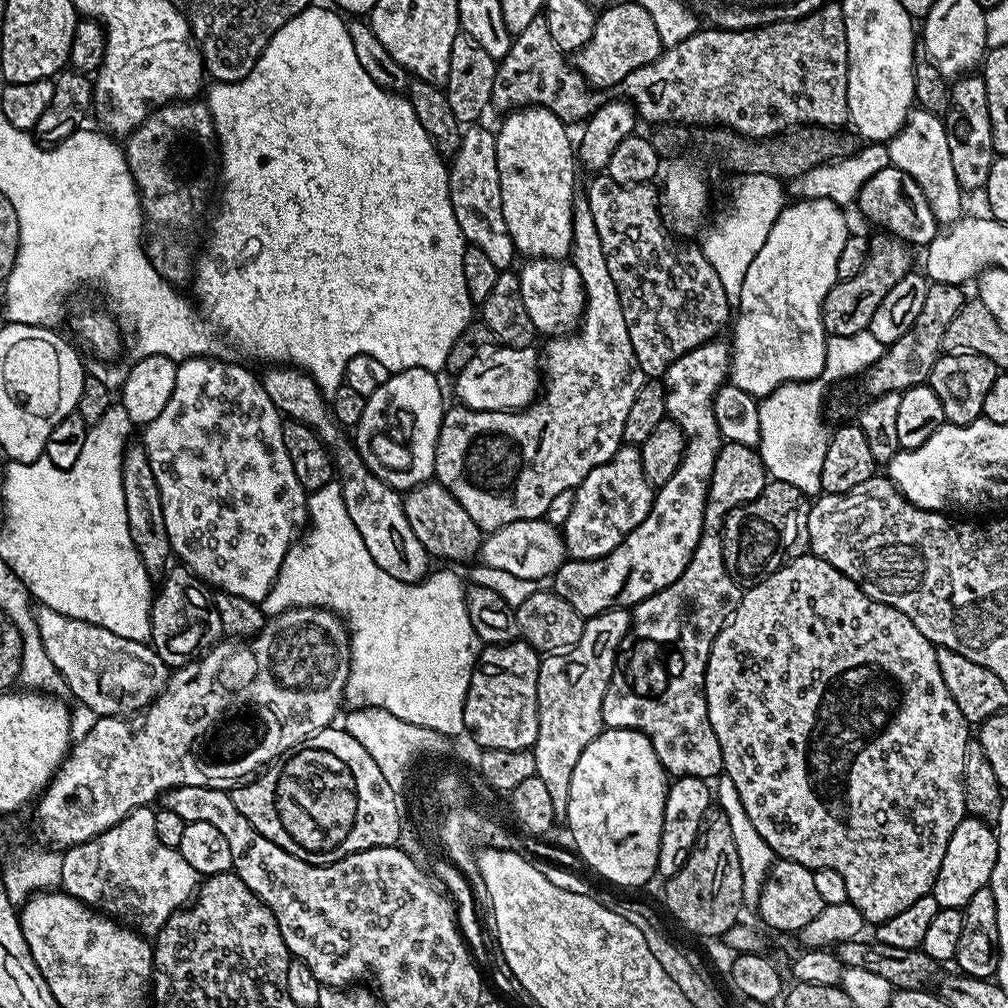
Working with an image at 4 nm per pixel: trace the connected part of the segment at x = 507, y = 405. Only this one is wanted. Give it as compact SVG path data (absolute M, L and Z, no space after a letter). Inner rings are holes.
M496 346L487 354L474 357L462 371L455 373L456 396L463 407L479 412L523 410L537 399L542 388L542 360L535 347Z

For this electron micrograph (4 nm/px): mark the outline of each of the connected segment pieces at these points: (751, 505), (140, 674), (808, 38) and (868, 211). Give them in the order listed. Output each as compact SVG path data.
M778 480L768 483L758 498L739 504L724 519L724 561L728 573L741 585L751 586L777 572L789 559L791 548L808 535L809 507L809 497L802 490Z
M41 607L35 613L36 628L40 632L42 646L50 662L67 684L67 691L84 704L95 717L118 716L128 718L143 711L163 692L170 673L167 664L159 658L155 648L149 643L134 642L133 639L118 637L102 626L82 622L78 618L66 618L54 610Z
M830 2L822 6L814 14L804 16L801 20L783 20L767 24L761 28L750 30L726 30L715 26L705 27L695 32L686 42L678 42L678 46L665 48L660 57L638 70L634 70L623 82L623 95L627 97L636 115L648 126L662 124L682 124L685 126L719 126L731 128L749 138L763 138L765 136L777 136L793 126L844 126L848 120L848 47L846 46L846 22L842 18L842 6L839 2Z
M888 167L879 170L872 178L865 182L861 189L858 204L864 207L864 212L876 224L881 224L881 229L903 240L909 246L927 246L938 231L934 218L934 210L930 210L930 202L926 202L926 194L922 194L922 186L897 168Z

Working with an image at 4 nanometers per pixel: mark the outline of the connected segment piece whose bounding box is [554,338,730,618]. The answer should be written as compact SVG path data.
M727 339L708 340L702 346L682 354L664 371L662 383L666 398L667 419L673 420L684 431L684 457L674 470L674 478L670 482L659 485L655 493L652 508L643 522L630 533L613 552L597 560L565 559L564 565L558 569L554 577L554 591L582 617L597 616L611 608L635 606L646 598L658 594L666 586L670 586L680 577L682 570L690 562L694 550L704 532L704 511L708 501L708 483L714 474L715 459L718 458L722 445L722 437L715 417L715 396L721 385L730 376L730 344Z

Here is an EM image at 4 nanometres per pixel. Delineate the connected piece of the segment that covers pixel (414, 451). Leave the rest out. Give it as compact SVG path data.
M421 368L394 372L366 397L366 410L354 429L354 443L365 466L391 488L409 490L433 479L436 443L446 411L440 378Z

